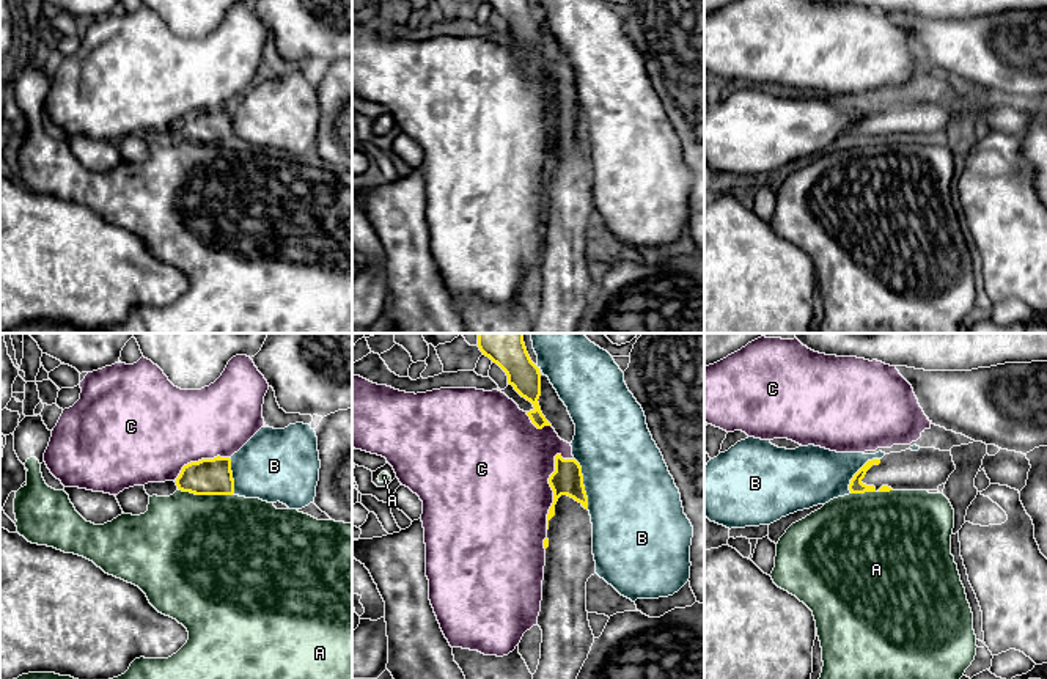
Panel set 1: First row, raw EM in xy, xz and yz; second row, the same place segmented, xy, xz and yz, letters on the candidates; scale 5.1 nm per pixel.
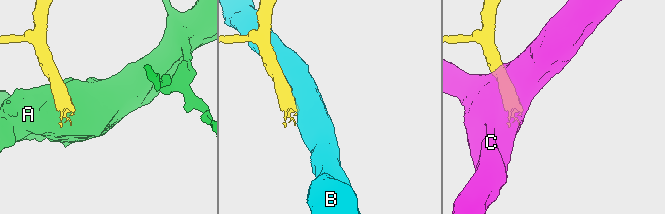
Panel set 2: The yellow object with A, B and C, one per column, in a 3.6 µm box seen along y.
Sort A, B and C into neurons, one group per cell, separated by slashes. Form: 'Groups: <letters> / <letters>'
Groups: A / B / C

